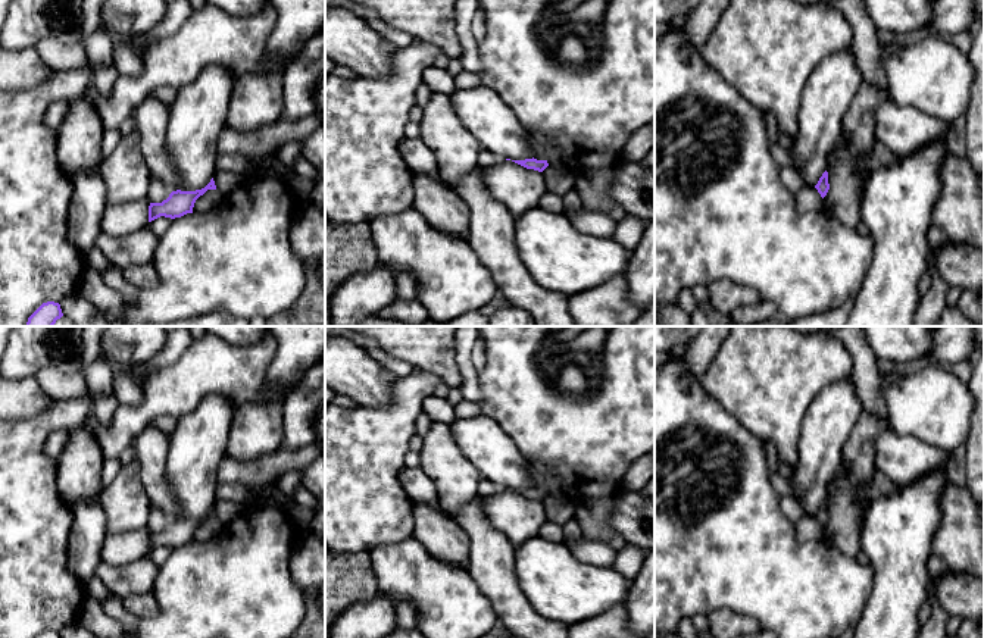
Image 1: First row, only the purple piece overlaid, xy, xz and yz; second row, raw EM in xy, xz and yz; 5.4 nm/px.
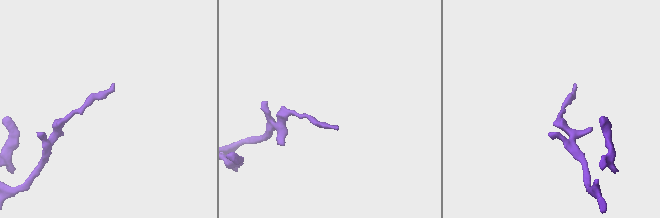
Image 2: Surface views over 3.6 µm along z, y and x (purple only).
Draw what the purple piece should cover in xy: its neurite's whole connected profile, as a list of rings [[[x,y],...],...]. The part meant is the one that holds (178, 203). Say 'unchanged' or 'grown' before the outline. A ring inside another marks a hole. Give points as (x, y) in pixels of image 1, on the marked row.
unchanged | [[[213,178],[202,190],[196,190],[196,191],[177,190],[177,191],[172,191],[169,194],[169,197],[166,200],[163,200],[162,203],[150,203],[149,222],[157,219],[160,216],[175,219],[175,218],[181,218],[187,213],[193,213],[196,200],[200,196],[203,196],[207,190],[216,190]]]

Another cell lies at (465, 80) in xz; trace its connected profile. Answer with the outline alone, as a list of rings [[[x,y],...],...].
[[[462,71],[454,76],[456,90],[474,88],[482,85],[481,74]]]

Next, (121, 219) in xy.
[[[146,197],[121,204],[107,204],[100,222],[101,234],[122,237],[147,228],[150,203]]]

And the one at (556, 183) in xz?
[[[547,166],[543,171],[546,190],[549,193],[563,197],[568,191],[575,188],[574,173],[562,173],[557,169]]]

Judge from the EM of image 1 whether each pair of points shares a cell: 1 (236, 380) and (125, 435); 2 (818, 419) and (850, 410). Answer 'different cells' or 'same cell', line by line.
1: same cell
2: same cell

